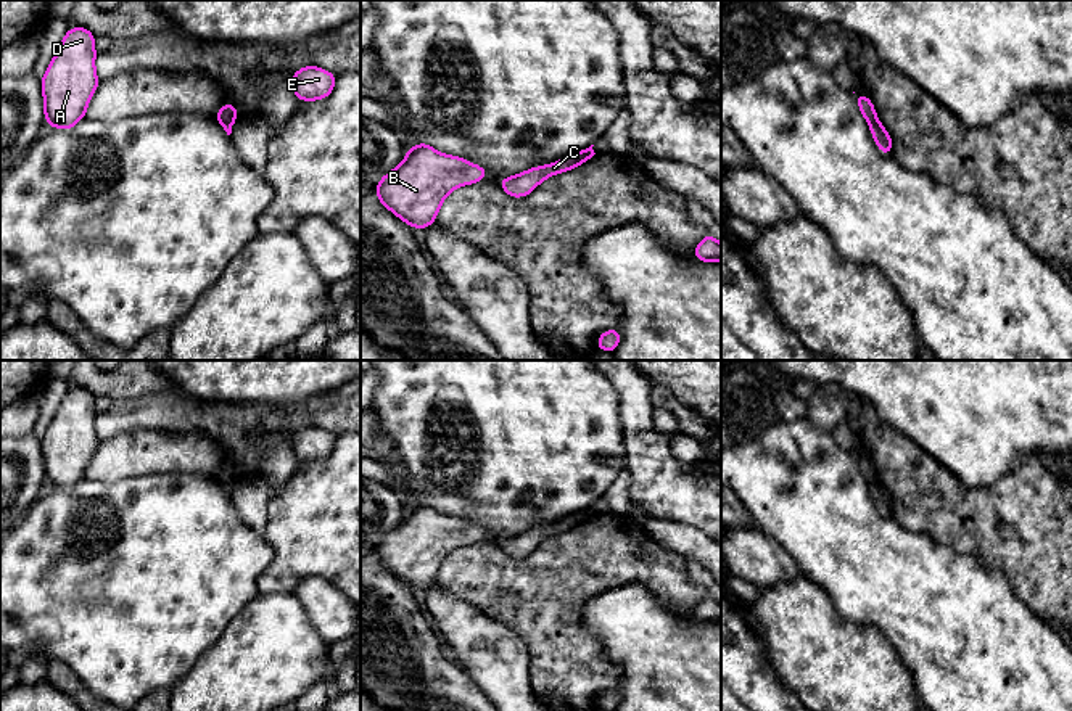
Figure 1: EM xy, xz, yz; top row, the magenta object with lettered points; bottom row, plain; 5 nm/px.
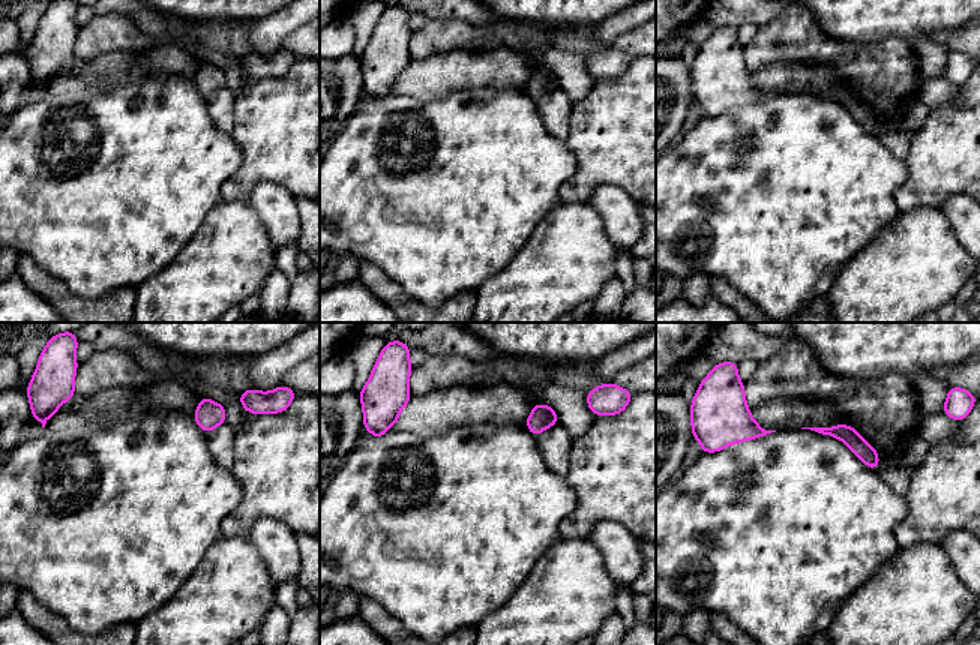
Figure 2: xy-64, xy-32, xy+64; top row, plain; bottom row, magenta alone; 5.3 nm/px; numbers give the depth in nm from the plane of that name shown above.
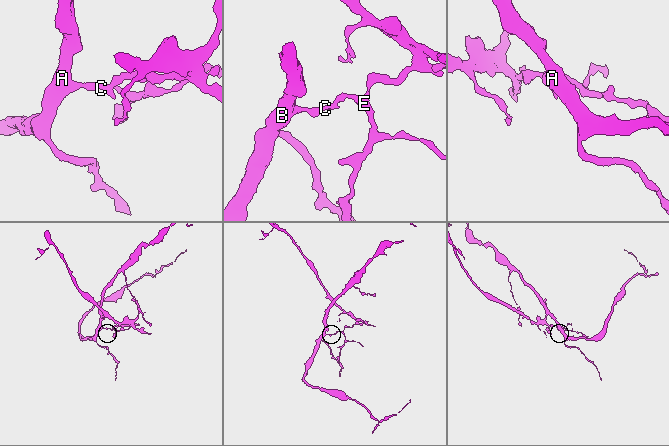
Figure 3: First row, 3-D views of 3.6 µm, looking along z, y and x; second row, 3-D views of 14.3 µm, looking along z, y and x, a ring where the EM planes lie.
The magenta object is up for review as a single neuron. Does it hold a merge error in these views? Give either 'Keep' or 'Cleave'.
Cleave

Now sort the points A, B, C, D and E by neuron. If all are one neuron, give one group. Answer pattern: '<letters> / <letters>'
A B C D / E

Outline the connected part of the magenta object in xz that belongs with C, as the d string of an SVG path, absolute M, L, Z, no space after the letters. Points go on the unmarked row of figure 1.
M592 508L579 510L552 524L531 528L513 537L504 537L497 544L509 557L523 558L530 555L547 537L552 537L565 531L571 531L591 520L594 515L596 513Z

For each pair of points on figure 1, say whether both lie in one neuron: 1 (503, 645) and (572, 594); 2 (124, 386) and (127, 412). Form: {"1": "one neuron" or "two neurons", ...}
{"1": "two neurons", "2": "two neurons"}

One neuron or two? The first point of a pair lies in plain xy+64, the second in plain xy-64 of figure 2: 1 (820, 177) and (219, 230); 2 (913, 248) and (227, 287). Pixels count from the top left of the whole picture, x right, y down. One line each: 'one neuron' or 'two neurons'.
1: two neurons
2: one neuron

